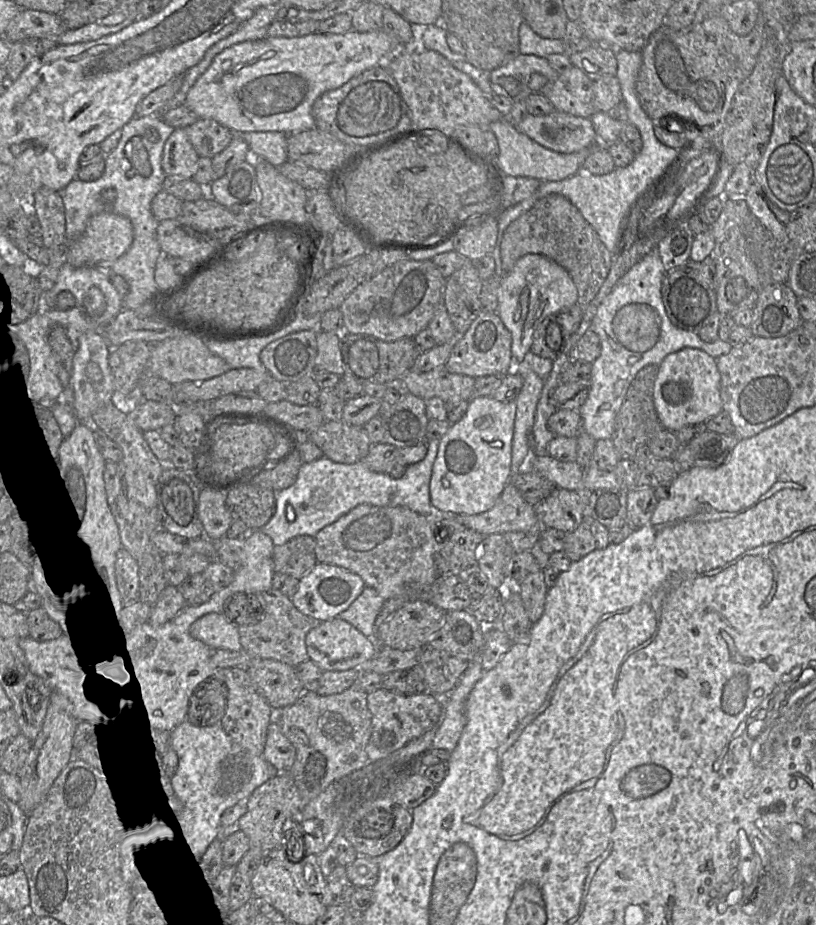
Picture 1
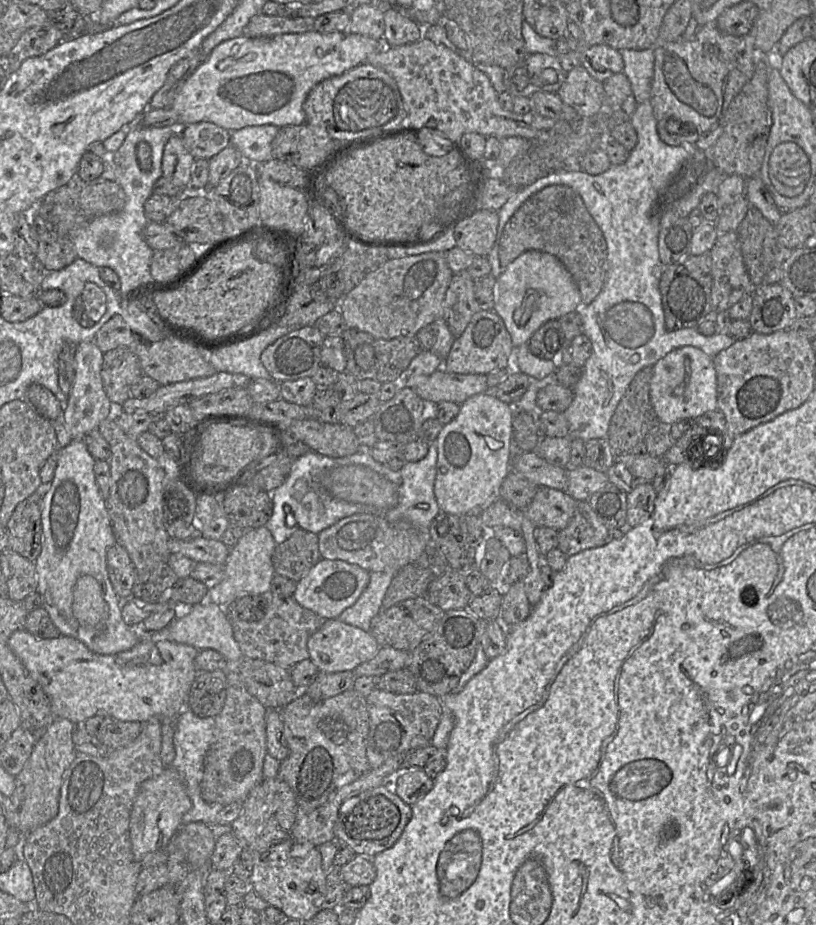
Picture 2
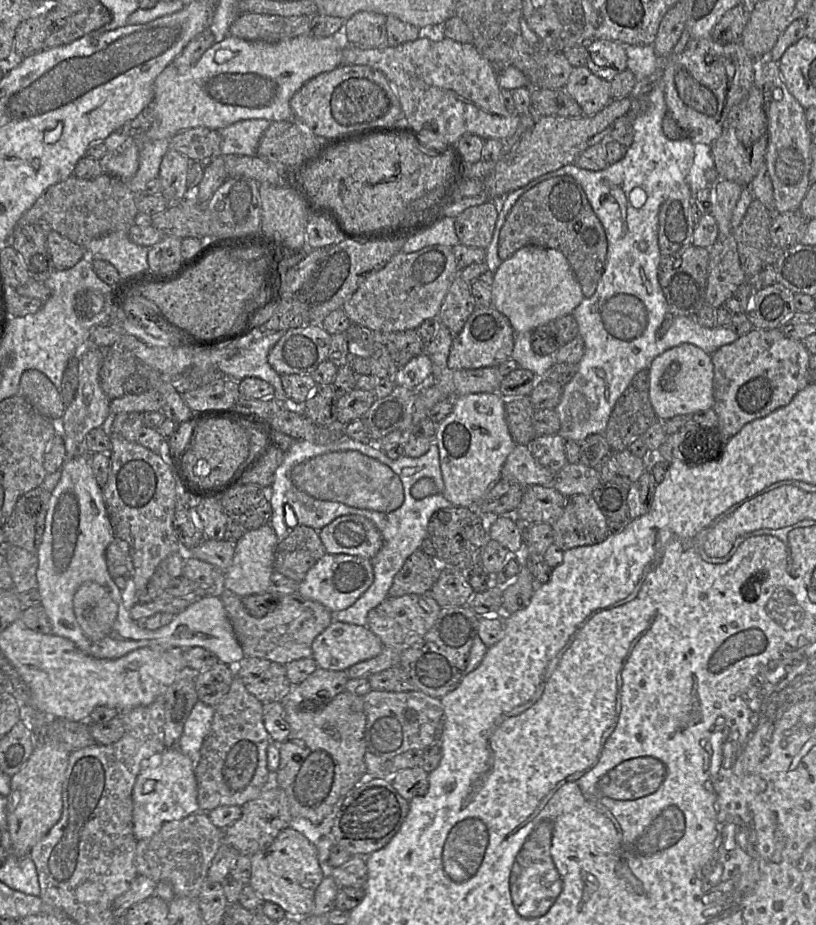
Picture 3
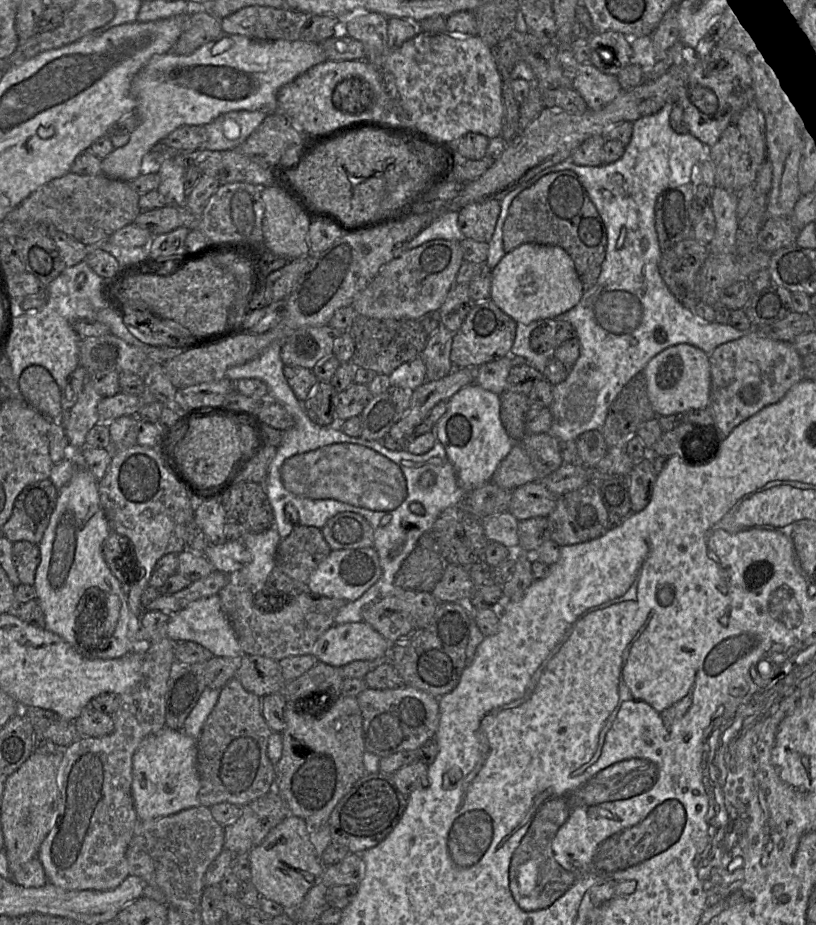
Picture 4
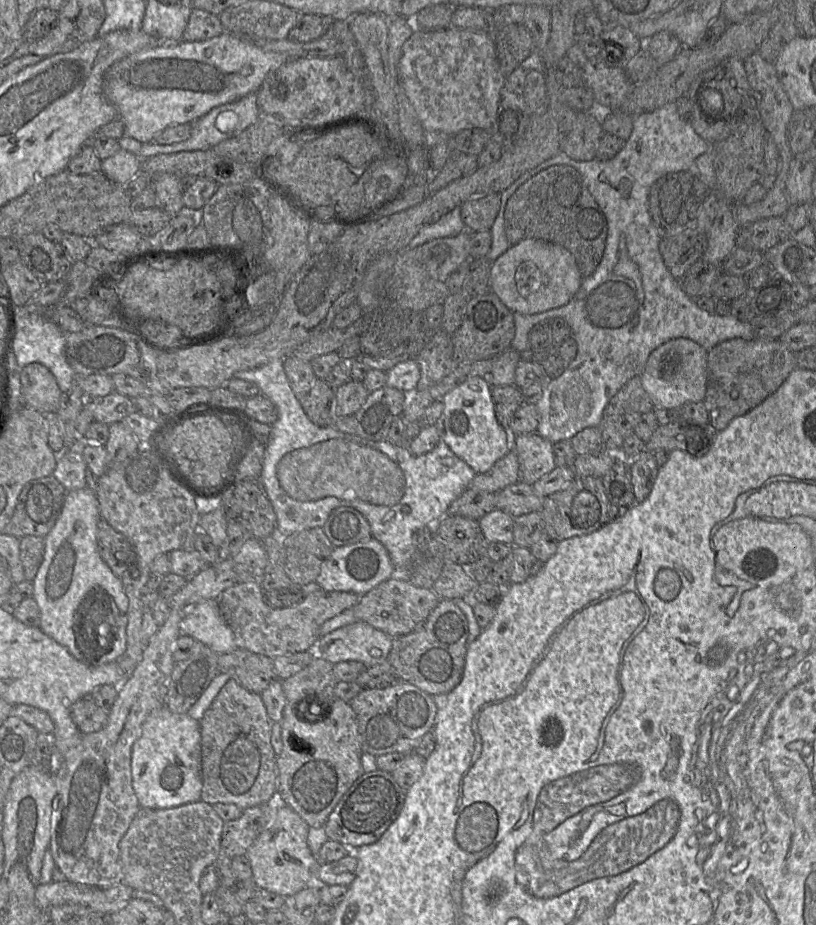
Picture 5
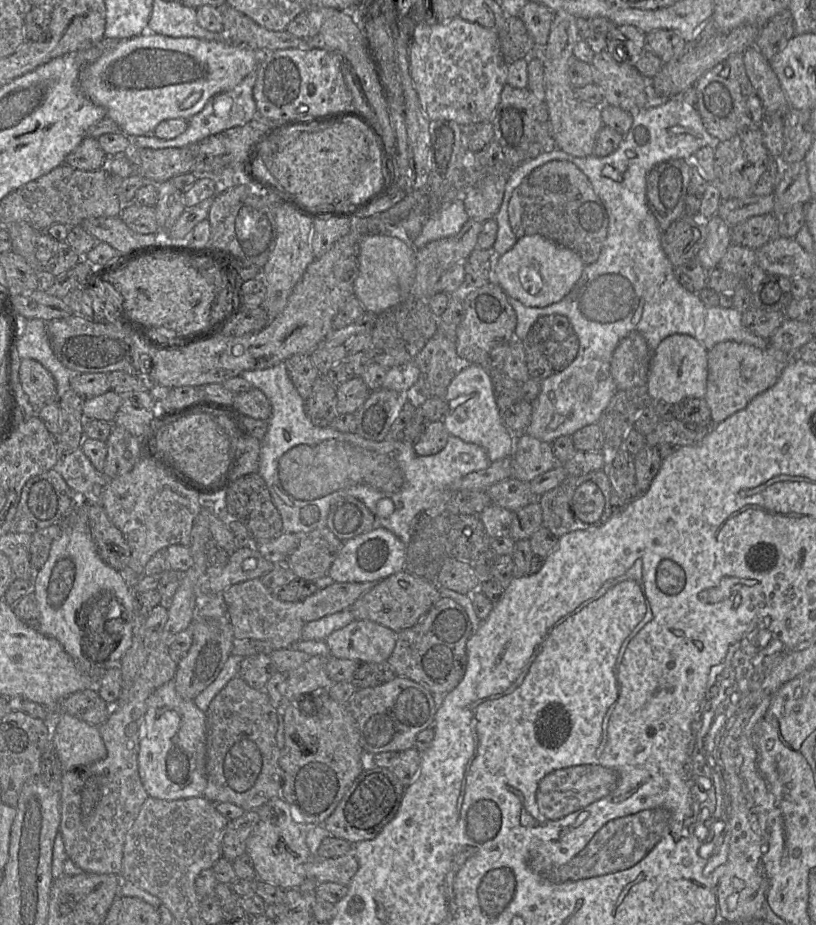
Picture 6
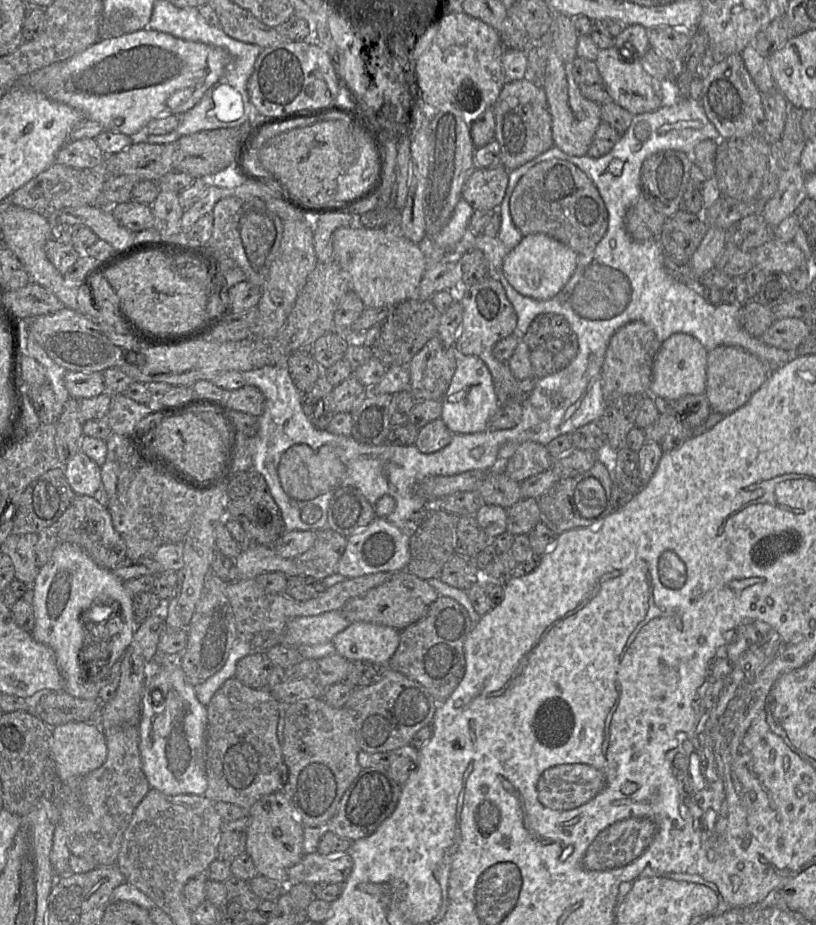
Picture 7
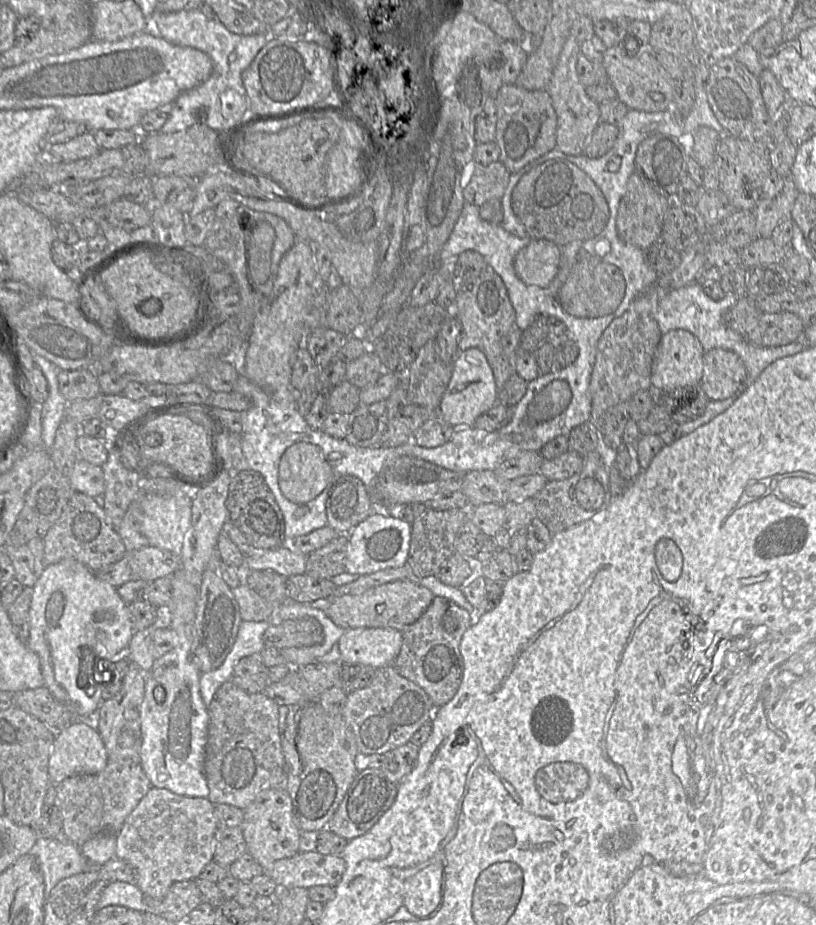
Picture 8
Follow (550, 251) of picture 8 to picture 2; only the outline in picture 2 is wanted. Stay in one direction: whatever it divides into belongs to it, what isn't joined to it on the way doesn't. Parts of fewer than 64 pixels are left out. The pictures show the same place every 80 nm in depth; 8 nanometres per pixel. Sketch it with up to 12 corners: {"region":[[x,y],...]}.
{"region":[[529,250],[496,280],[514,348],[582,306],[555,256]]}

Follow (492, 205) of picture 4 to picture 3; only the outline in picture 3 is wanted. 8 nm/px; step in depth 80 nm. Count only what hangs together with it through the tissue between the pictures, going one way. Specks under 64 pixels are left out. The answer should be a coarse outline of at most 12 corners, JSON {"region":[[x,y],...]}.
{"region":[[499,202],[467,208],[455,218],[460,244],[487,249]]}

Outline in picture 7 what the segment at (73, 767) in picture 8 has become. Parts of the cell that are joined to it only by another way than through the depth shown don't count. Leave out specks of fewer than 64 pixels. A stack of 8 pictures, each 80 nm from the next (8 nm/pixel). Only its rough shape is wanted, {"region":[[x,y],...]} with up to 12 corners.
{"region":[[96,722],[52,729],[51,757],[62,782],[107,758]]}

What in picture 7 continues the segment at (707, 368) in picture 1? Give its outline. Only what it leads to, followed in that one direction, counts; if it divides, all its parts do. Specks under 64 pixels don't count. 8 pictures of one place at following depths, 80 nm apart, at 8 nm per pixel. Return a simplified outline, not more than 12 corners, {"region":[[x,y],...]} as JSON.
{"region":[[694,336],[662,342],[651,396],[705,393],[708,351]]}

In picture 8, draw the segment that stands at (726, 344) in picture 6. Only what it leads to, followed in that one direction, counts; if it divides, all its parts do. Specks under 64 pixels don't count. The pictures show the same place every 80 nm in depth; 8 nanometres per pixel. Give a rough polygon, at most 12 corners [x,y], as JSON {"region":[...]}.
{"region":[[704,352],[699,387],[709,401],[738,396],[746,367],[736,353]]}

